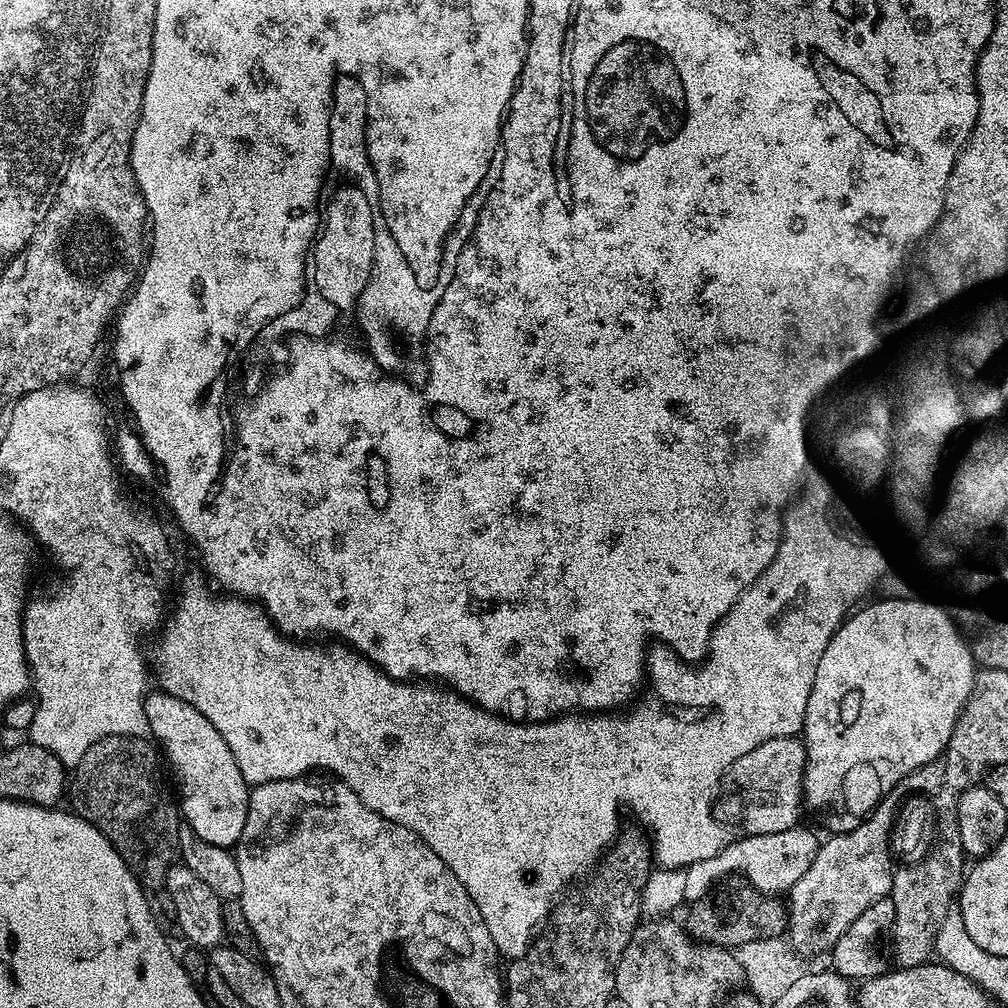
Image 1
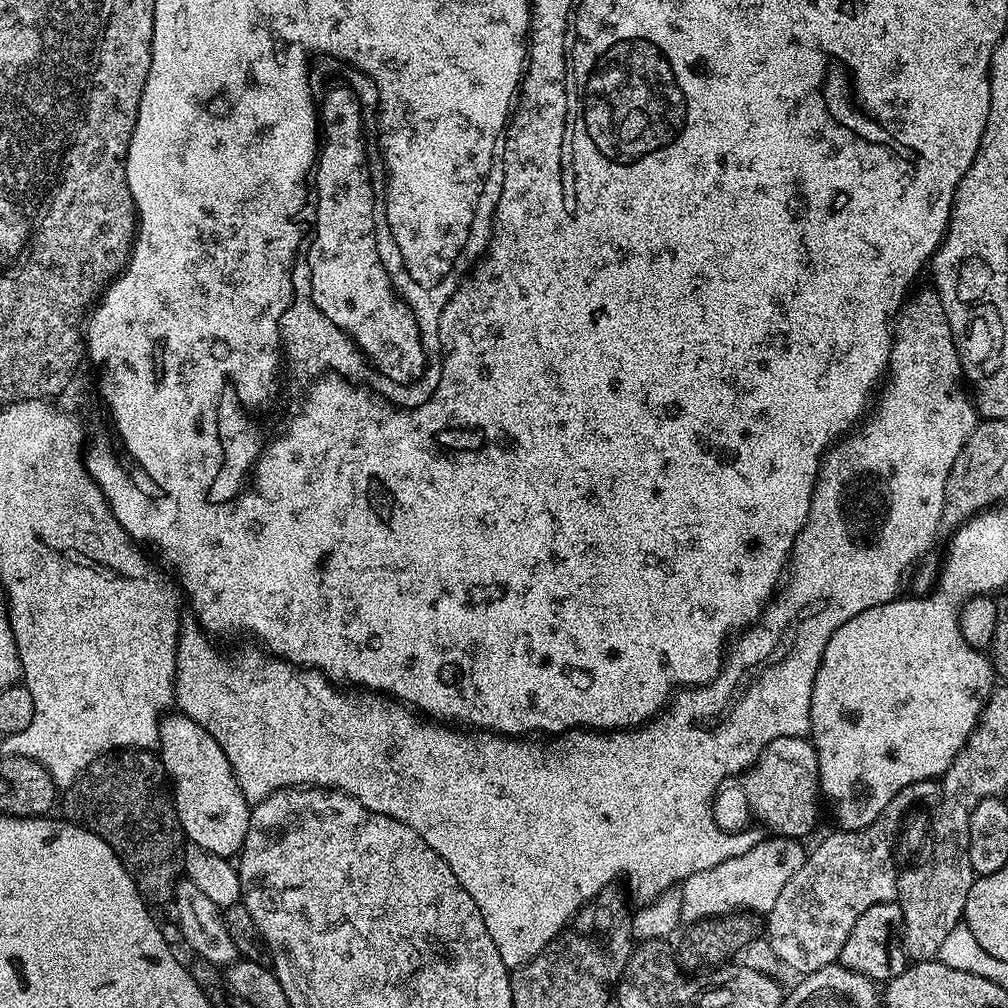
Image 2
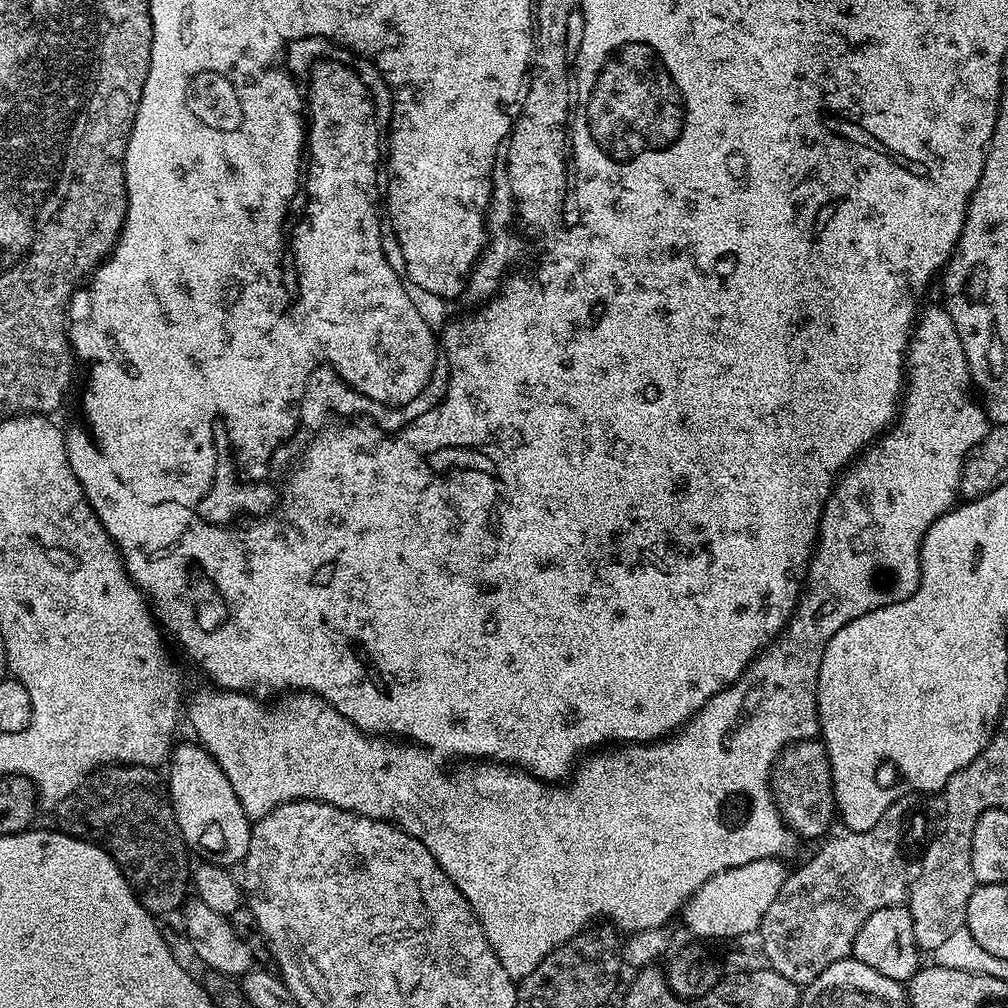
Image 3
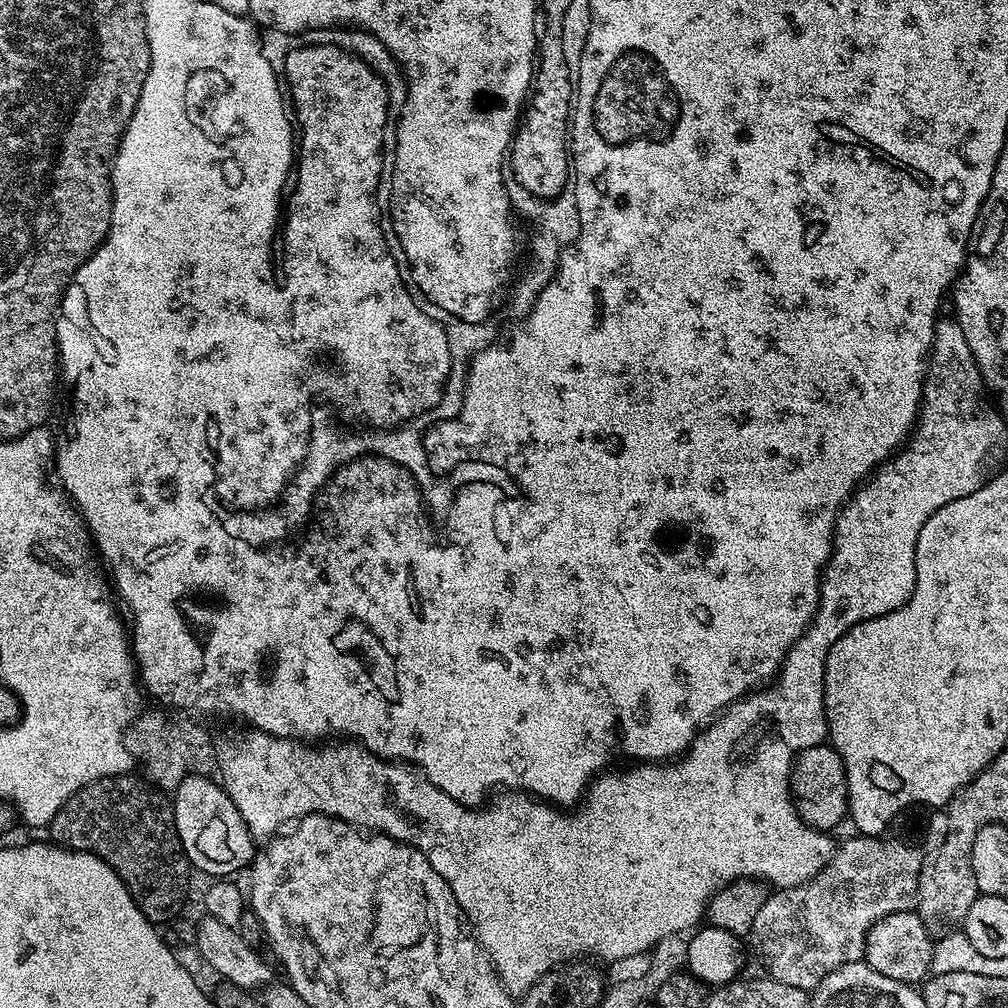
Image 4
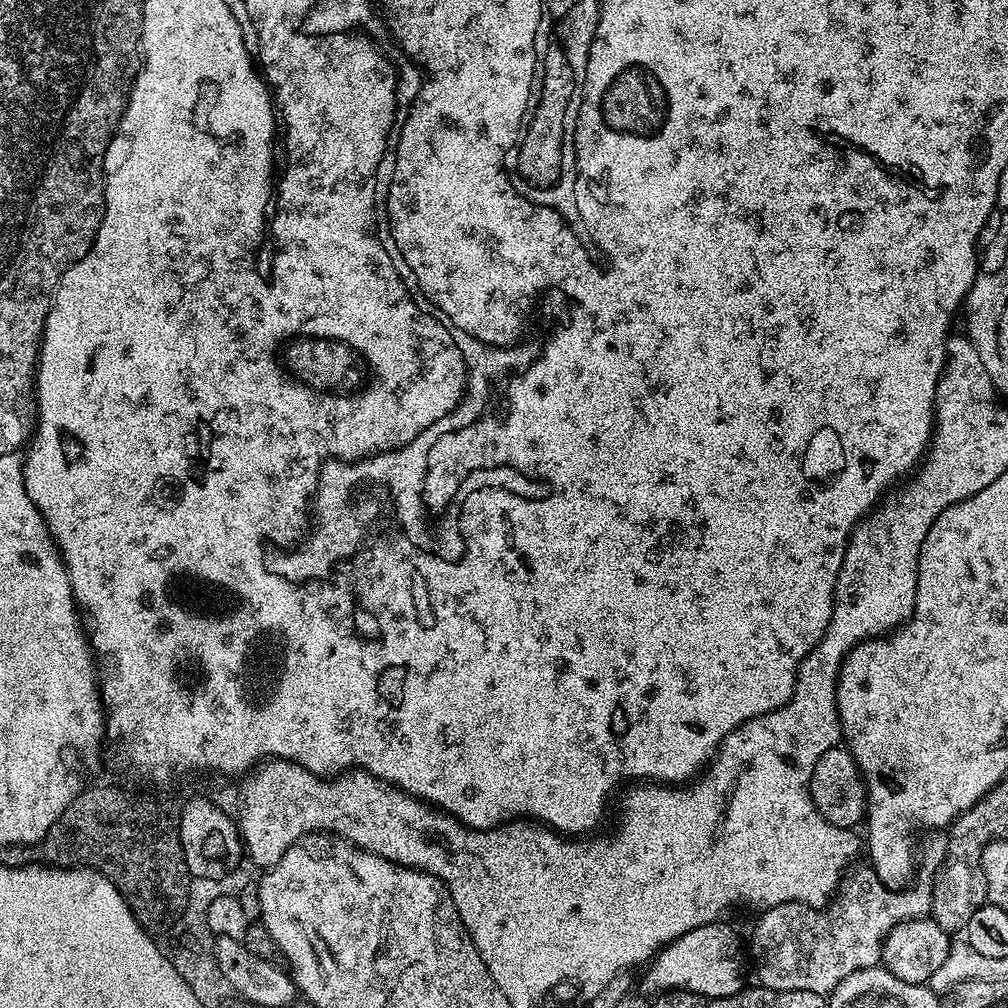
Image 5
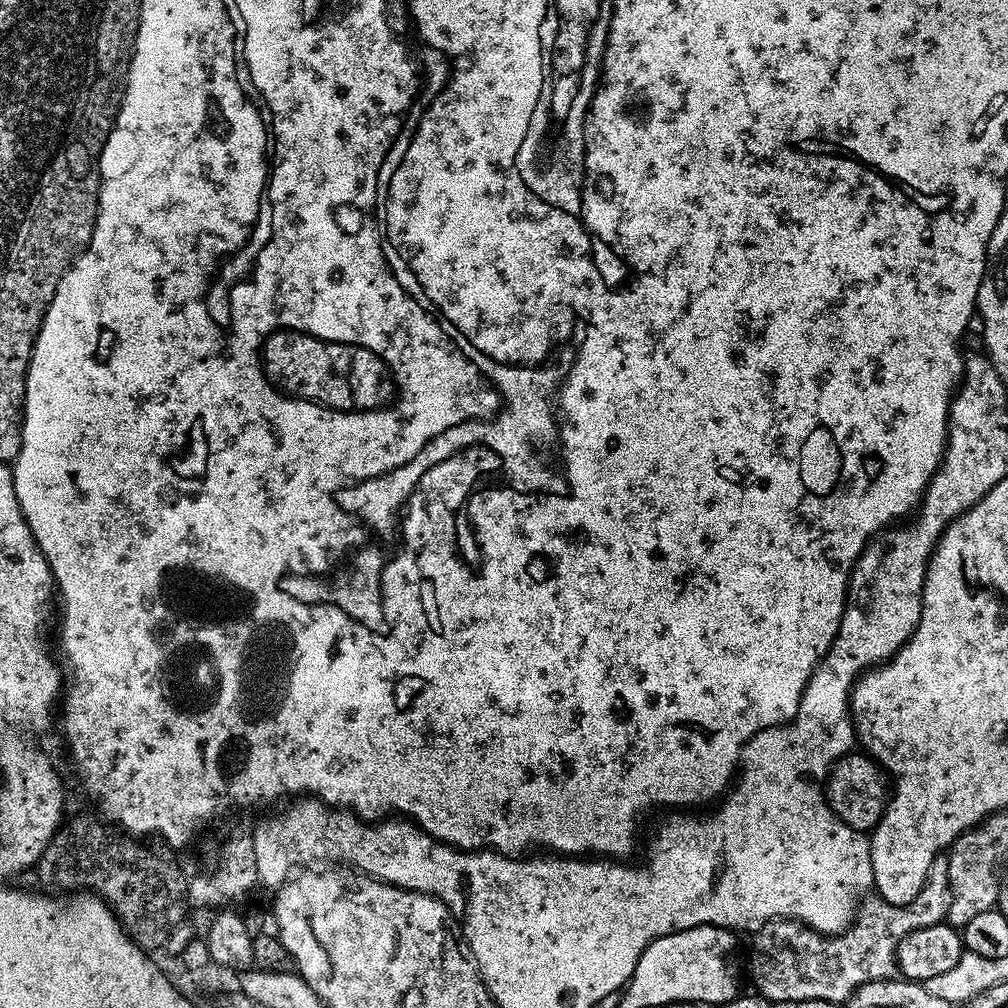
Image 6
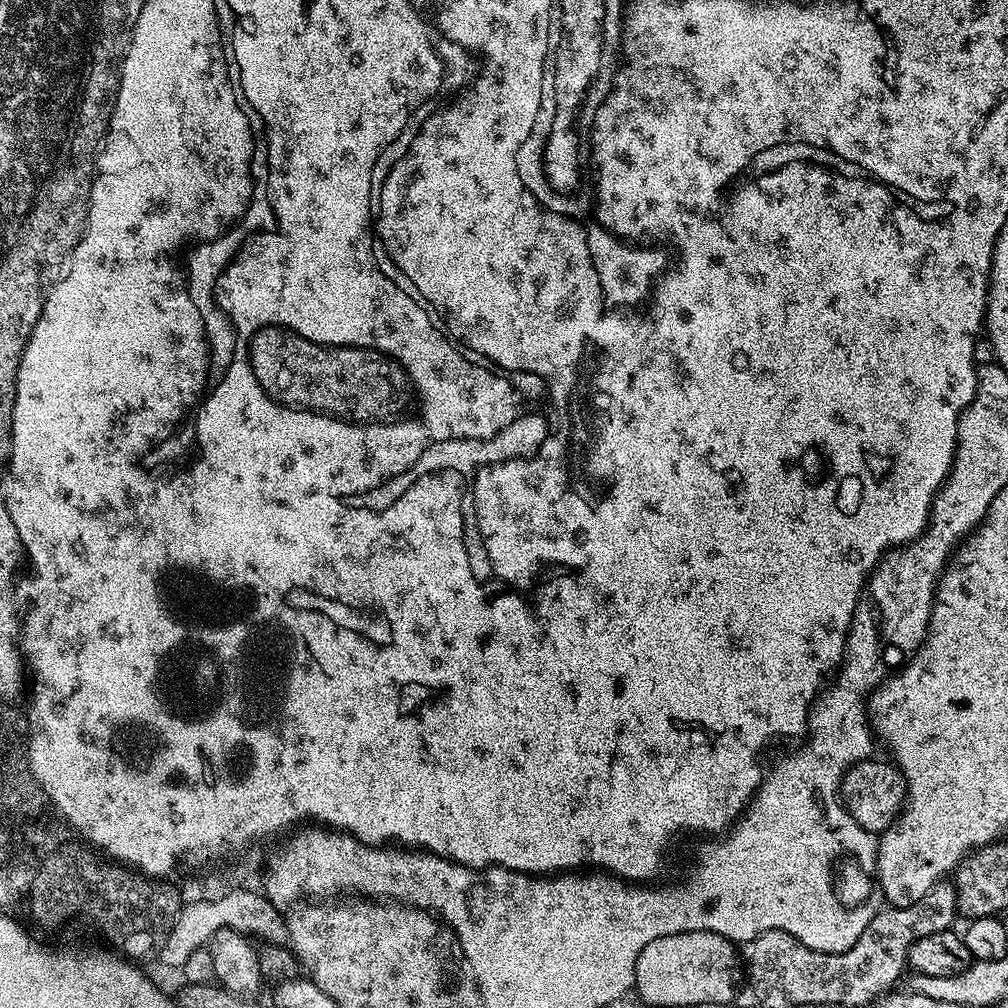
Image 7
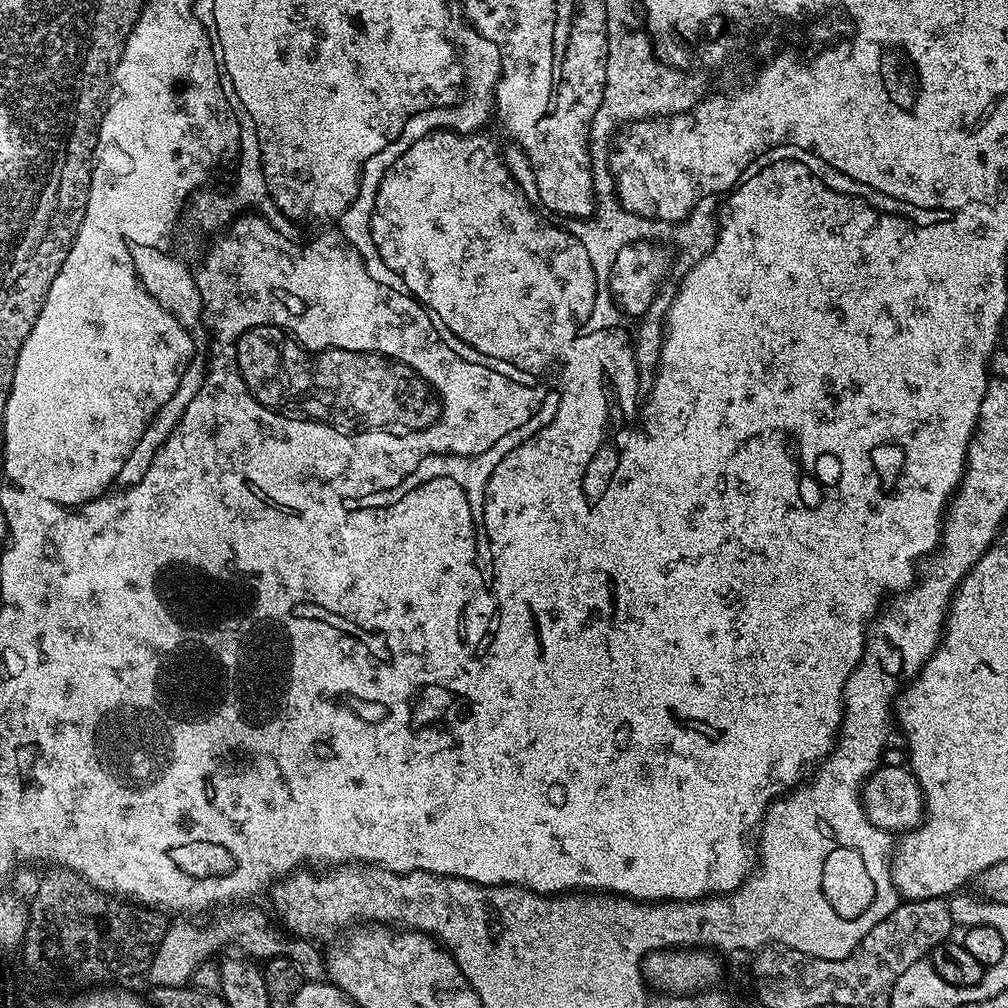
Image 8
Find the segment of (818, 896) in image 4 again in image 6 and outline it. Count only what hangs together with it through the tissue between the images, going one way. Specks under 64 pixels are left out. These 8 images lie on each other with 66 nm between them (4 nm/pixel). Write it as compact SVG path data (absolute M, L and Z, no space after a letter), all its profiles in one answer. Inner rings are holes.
M938 858L932 864L932 868L928 871L928 881L924 883L924 889L918 894L918 898L914 898L914 902L910 902L906 907L894 906L887 904L885 900L879 898L868 898L861 903L855 920L852 925L841 932L835 938L825 938L820 933L815 932L814 929L809 928L806 924L801 924L799 920L772 920L768 924L762 925L760 929L754 933L754 940L756 940L756 953L752 956L752 980L756 983L755 991L763 996L766 1000L773 1000L774 1002L790 1002L791 1000L825 1000L826 1002L834 1002L837 1006L843 1005L851 996L858 991L866 982L878 982L879 980L887 980L897 971L896 967L896 951L898 950L898 942L902 938L906 938L906 934L910 934L919 928L926 926L934 926L935 924L945 923L948 914L948 862L947 859Z

